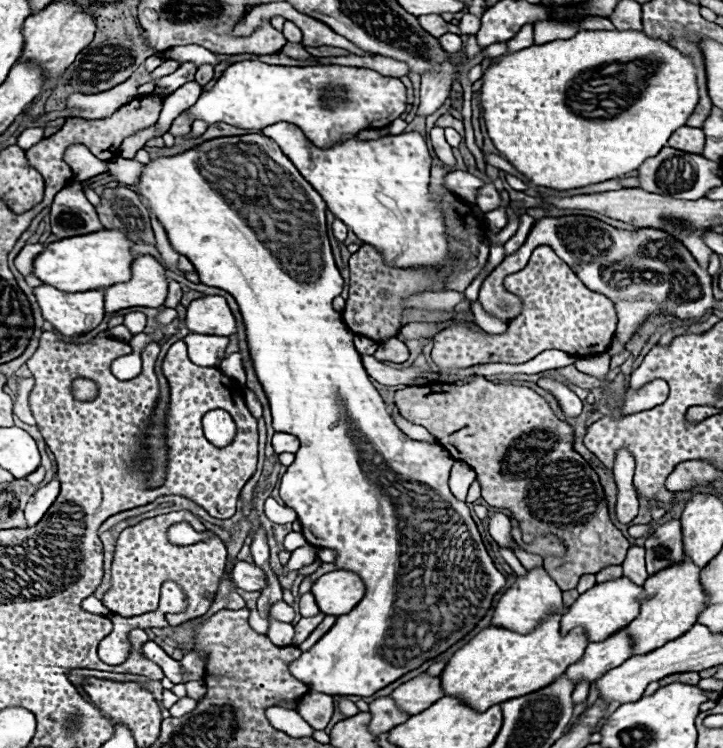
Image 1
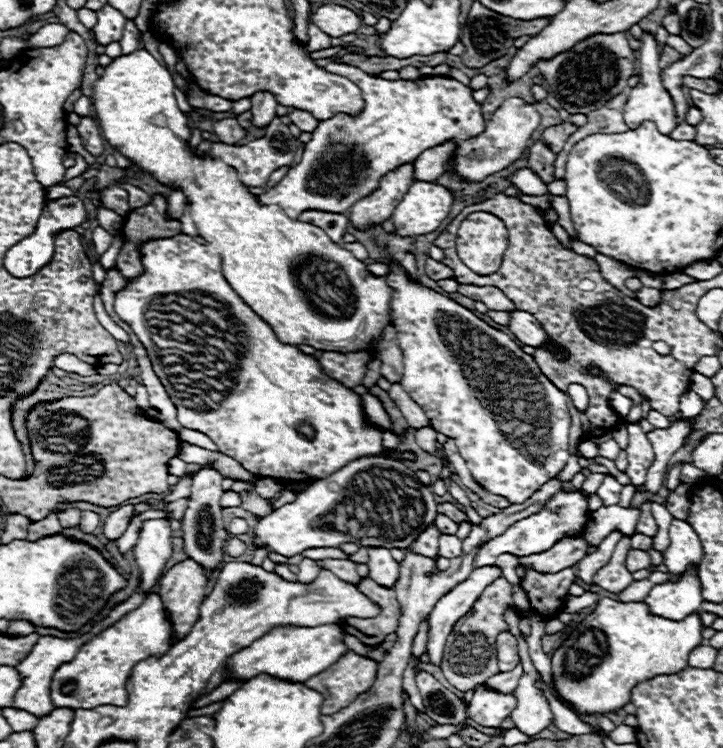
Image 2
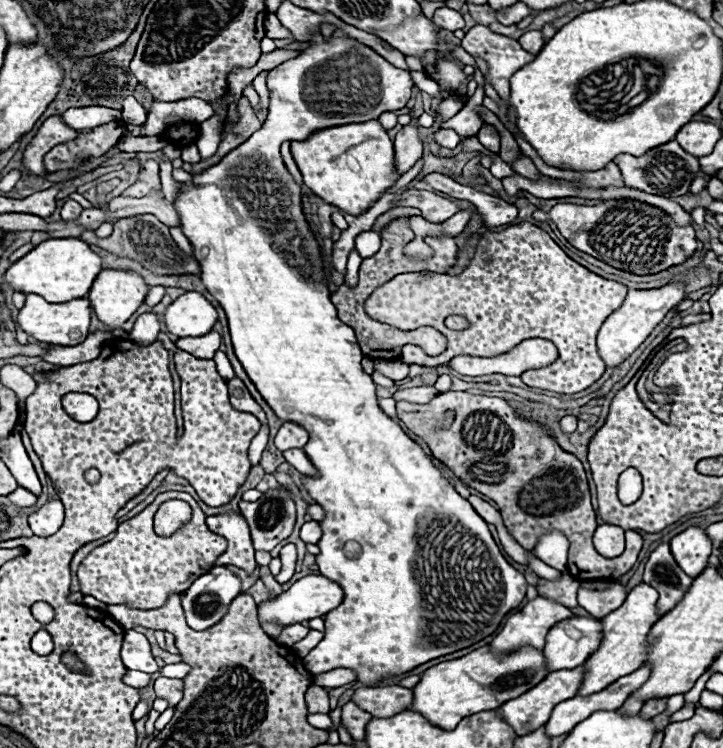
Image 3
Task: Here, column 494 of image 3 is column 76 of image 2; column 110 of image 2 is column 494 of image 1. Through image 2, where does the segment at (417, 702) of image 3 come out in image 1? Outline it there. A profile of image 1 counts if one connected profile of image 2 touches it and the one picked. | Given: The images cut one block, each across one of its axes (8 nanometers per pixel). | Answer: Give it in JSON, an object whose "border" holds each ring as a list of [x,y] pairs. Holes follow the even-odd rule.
{"border":[[[566,606],[554,614],[550,614],[550,618],[546,618],[546,622],[538,624],[530,634],[518,634],[514,630],[504,630],[498,626],[488,626],[484,630],[480,630],[466,646],[462,646],[446,664],[444,672],[442,672],[442,688],[448,696],[458,696],[460,700],[468,702],[468,706],[472,706],[478,712],[488,710],[494,704],[502,704],[504,700],[510,698],[520,698],[522,694],[530,694],[530,690],[540,690],[542,686],[548,686],[550,682],[554,682],[560,674],[566,672],[566,666],[572,666],[574,662],[578,662],[578,658],[582,658],[586,646],[588,646],[588,638],[584,630],[570,630],[570,634],[560,634],[560,618],[564,614]]]}

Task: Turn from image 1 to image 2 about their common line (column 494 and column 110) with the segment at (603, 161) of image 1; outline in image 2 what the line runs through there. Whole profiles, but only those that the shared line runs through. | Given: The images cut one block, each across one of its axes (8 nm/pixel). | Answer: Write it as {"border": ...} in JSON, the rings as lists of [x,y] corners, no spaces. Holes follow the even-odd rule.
{"border":[[[140,48],[134,50],[132,54],[114,58],[104,68],[104,74],[94,82],[94,92],[90,98],[92,98],[92,106],[102,136],[114,150],[120,150],[122,156],[126,156],[140,170],[152,174],[160,184],[184,190],[198,236],[202,236],[214,248],[220,248],[224,278],[240,294],[240,298],[248,306],[252,306],[252,310],[256,310],[256,314],[260,314],[260,318],[264,318],[272,326],[272,330],[276,330],[276,336],[282,342],[308,344],[318,350],[338,350],[338,352],[374,346],[374,342],[384,328],[391,323],[390,298],[394,290],[392,286],[388,286],[386,276],[370,274],[366,270],[366,264],[354,258],[348,250],[334,244],[318,226],[300,220],[290,220],[284,214],[284,210],[280,210],[278,206],[260,204],[256,196],[248,190],[248,186],[238,178],[236,170],[226,166],[222,160],[212,158],[210,152],[204,154],[192,152],[188,144],[192,136],[188,126],[188,116],[176,104],[172,76],[166,70],[166,66],[160,64],[148,50]],[[314,256],[332,262],[332,272],[336,272],[332,298],[330,298],[328,274],[312,274],[308,276],[308,282],[298,284],[296,276],[290,272],[292,266],[296,266],[296,262],[304,262],[304,258],[314,258]]]}

